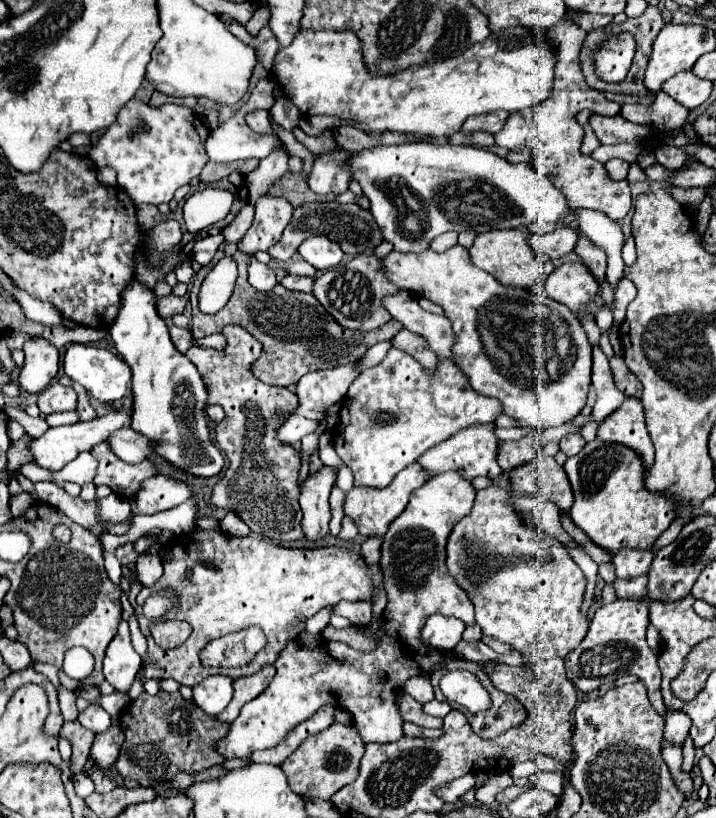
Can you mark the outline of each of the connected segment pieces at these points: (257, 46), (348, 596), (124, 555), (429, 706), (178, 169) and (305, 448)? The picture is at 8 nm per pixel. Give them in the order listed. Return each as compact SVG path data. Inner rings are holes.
M237 21L225 25L232 34L236 34L237 38L240 38L244 44L252 46L258 54L258 62L264 66L266 72L270 72L270 66L274 62L274 56L278 54L280 46L276 42L276 36L272 34L270 28L262 28L258 36L250 36L248 32L245 32L243 25Z
M196 526L186 536L174 536L166 544L166 550L162 554L162 564L164 564L164 574L160 580L166 580L168 588L174 588L174 590L178 590L178 594L182 594L182 606L180 606L180 610L176 610L176 620L188 622L192 626L192 634L178 648L164 650L150 636L152 622L148 618L140 616L138 624L140 624L142 634L148 640L148 652L142 662L142 666L144 666L142 682L146 682L150 678L154 678L154 680L172 678L182 686L196 686L198 682L202 682L204 678L214 676L214 674L224 674L232 680L242 678L242 676L252 676L252 674L256 674L256 670L262 670L264 666L274 664L280 650L286 646L286 642L296 638L302 632L302 622L312 618L318 610L322 610L324 606L334 606L340 600L372 600L372 592L382 588L380 566L366 566L364 560L358 554L350 552L348 548L328 548L326 546L326 548L314 548L314 550L292 550L292 548L280 548L280 546L268 544L268 542L252 538L252 536L234 538L234 536L224 534L220 528L204 530L204 528ZM202 562L212 562L218 566L218 570L206 570L202 566ZM246 626L260 626L268 638L268 646L256 654L256 658L250 666L240 668L240 670L216 670L216 668L204 668L200 664L198 654L210 640L220 638L230 632L238 632Z
M124 544L124 546L120 546L120 548L116 548L116 558L120 560L120 564L122 566L126 566L128 562L132 562L132 560L136 560L138 558L138 554L136 554L136 550L134 550L134 546L132 544Z
M438 700L426 702L422 708L424 708L424 712L428 712L428 714L432 714L432 716L440 716L440 718L444 718L444 716L452 710L448 702L438 702Z
M132 98L118 114L116 122L100 136L98 144L90 148L90 160L102 168L110 166L118 172L118 186L124 188L134 204L164 204L174 198L174 192L196 178L208 162L204 142L208 138L208 128L194 112L194 108L184 108L176 104L164 104L162 108L150 108L148 104Z
M326 420L320 422L320 428L314 432L314 434L308 434L302 438L302 468L298 472L298 486L302 486L302 482L306 480L306 472L308 472L308 466L310 466L310 456L314 452L318 452L318 434L326 430Z

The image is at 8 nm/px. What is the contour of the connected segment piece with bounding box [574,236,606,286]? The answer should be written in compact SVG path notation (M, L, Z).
M578 236L576 252L574 254L582 258L582 262L588 266L588 270L598 280L598 286L602 286L602 282L604 282L604 270L606 270L606 254L604 254L604 250L598 250L598 246L594 246L588 238Z

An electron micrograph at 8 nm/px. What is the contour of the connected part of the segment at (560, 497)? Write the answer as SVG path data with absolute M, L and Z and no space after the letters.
M542 456L510 472L512 488L520 494L532 494L544 500L552 500L562 512L568 512L574 504L572 488L562 466L554 458Z

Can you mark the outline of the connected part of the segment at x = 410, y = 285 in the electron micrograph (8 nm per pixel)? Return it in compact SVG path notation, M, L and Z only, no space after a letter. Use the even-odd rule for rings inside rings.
M454 246L448 252L422 252L422 254L398 254L390 252L380 260L382 268L388 270L386 276L400 288L416 292L416 296L428 298L444 310L444 316L452 322L456 334L456 364L470 378L472 388L488 398L496 398L502 404L502 414L514 418L520 428L550 428L562 426L574 420L586 404L586 392L590 386L592 374L592 346L586 338L586 332L564 304L554 302L552 298L536 296L528 290L506 288L484 274L484 270L472 266L468 250ZM526 366L532 366L532 374L526 374Z

